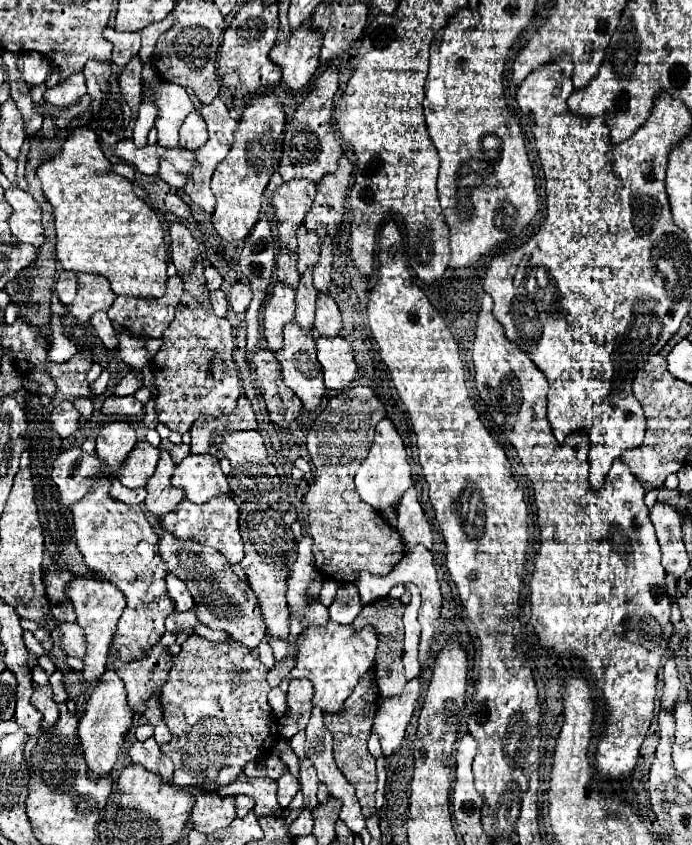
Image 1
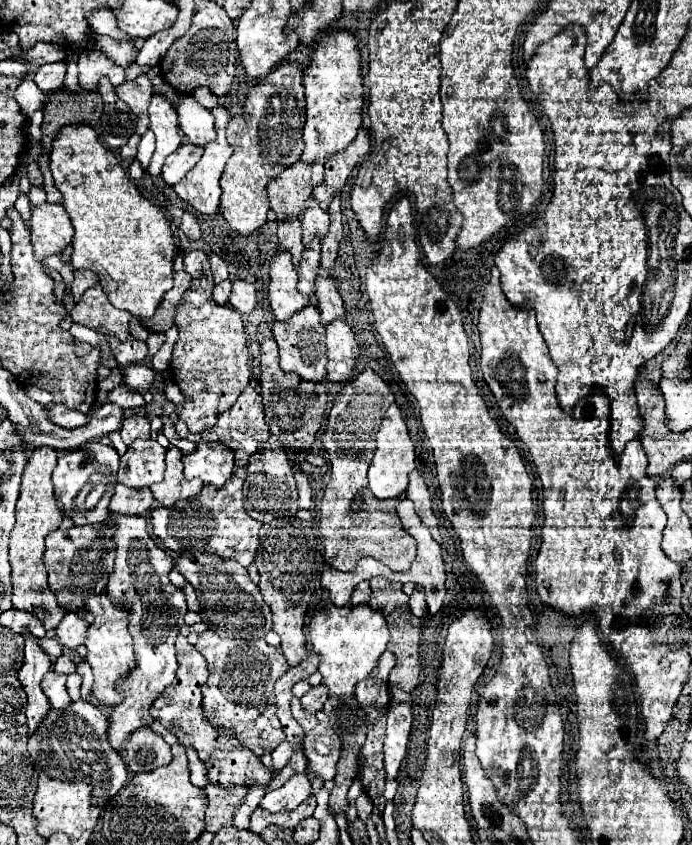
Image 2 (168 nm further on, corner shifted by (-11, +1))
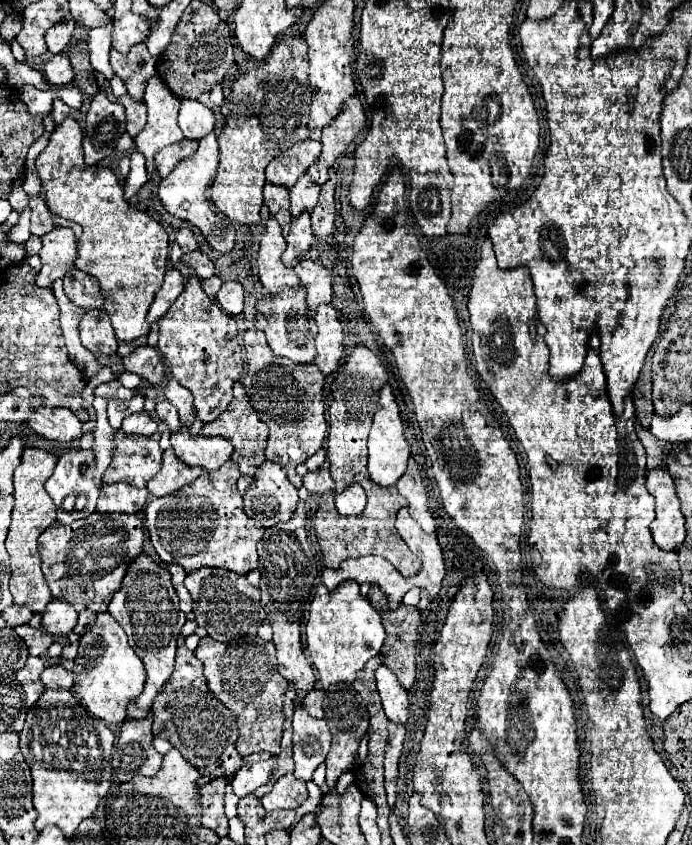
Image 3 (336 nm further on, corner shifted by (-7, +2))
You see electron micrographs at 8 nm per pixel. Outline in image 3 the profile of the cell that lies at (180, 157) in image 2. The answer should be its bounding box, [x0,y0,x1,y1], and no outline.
[155,139,197,177]

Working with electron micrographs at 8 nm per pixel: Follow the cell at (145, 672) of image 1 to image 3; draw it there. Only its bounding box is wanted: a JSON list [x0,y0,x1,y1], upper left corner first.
[151,635,245,779]

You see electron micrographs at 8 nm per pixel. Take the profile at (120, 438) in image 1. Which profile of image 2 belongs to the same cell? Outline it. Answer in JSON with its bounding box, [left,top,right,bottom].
[121,416,151,442]

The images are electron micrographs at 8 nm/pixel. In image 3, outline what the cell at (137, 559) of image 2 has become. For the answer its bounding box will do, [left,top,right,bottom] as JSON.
[109,555,185,719]

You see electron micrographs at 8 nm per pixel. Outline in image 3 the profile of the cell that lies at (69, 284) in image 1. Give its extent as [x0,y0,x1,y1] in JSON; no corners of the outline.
[63,269,105,311]

